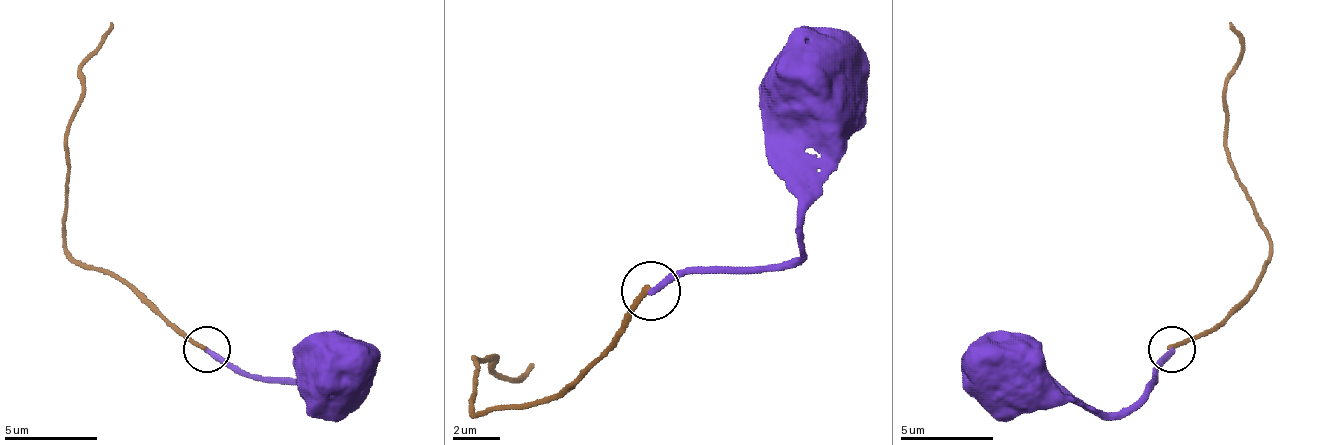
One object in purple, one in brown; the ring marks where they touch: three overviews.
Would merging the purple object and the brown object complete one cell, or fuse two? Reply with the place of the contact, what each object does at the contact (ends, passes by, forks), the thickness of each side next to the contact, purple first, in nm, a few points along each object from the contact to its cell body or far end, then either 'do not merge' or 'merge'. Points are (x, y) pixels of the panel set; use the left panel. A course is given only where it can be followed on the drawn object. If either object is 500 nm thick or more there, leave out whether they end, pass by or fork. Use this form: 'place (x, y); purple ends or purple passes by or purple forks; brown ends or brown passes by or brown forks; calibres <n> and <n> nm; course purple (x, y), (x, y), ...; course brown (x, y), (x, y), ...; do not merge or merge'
place (206, 349); purple ends; brown ends; calibres 300 and 240 nm; course purple (205, 348), (252, 376), (313, 381), (327, 395), (327, 413), (332, 371); course brown (205, 348), (187, 338), (140, 292), (116, 278), (84, 268), (65, 245), (65, 142), (93, 48), (112, 20); do not merge

